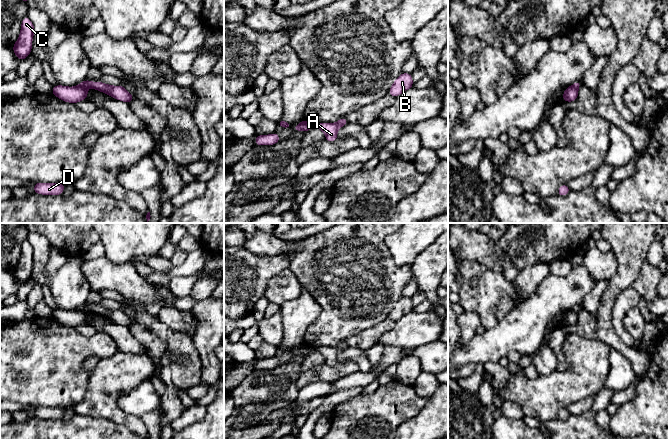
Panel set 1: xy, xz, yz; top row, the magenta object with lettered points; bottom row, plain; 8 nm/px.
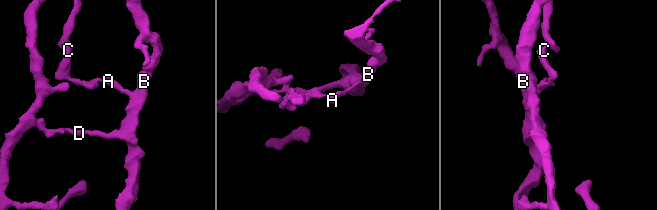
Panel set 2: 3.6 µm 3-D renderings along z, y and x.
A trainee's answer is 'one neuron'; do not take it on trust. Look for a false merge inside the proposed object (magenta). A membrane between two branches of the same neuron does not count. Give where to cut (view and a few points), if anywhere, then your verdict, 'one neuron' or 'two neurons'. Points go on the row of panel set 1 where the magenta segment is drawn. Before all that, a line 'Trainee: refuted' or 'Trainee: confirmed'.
Trainee: refuted
xy (77, 85), (86, 89) | two neurons

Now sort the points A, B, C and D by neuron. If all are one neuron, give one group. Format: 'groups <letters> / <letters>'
groups A B D / C

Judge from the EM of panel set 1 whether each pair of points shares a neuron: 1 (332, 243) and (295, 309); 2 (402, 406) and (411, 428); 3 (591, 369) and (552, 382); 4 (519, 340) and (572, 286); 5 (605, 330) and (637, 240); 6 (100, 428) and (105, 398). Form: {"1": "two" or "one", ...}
{"1": "two", "2": "two", "3": "one", "4": "one", "5": "one", "6": "two"}

